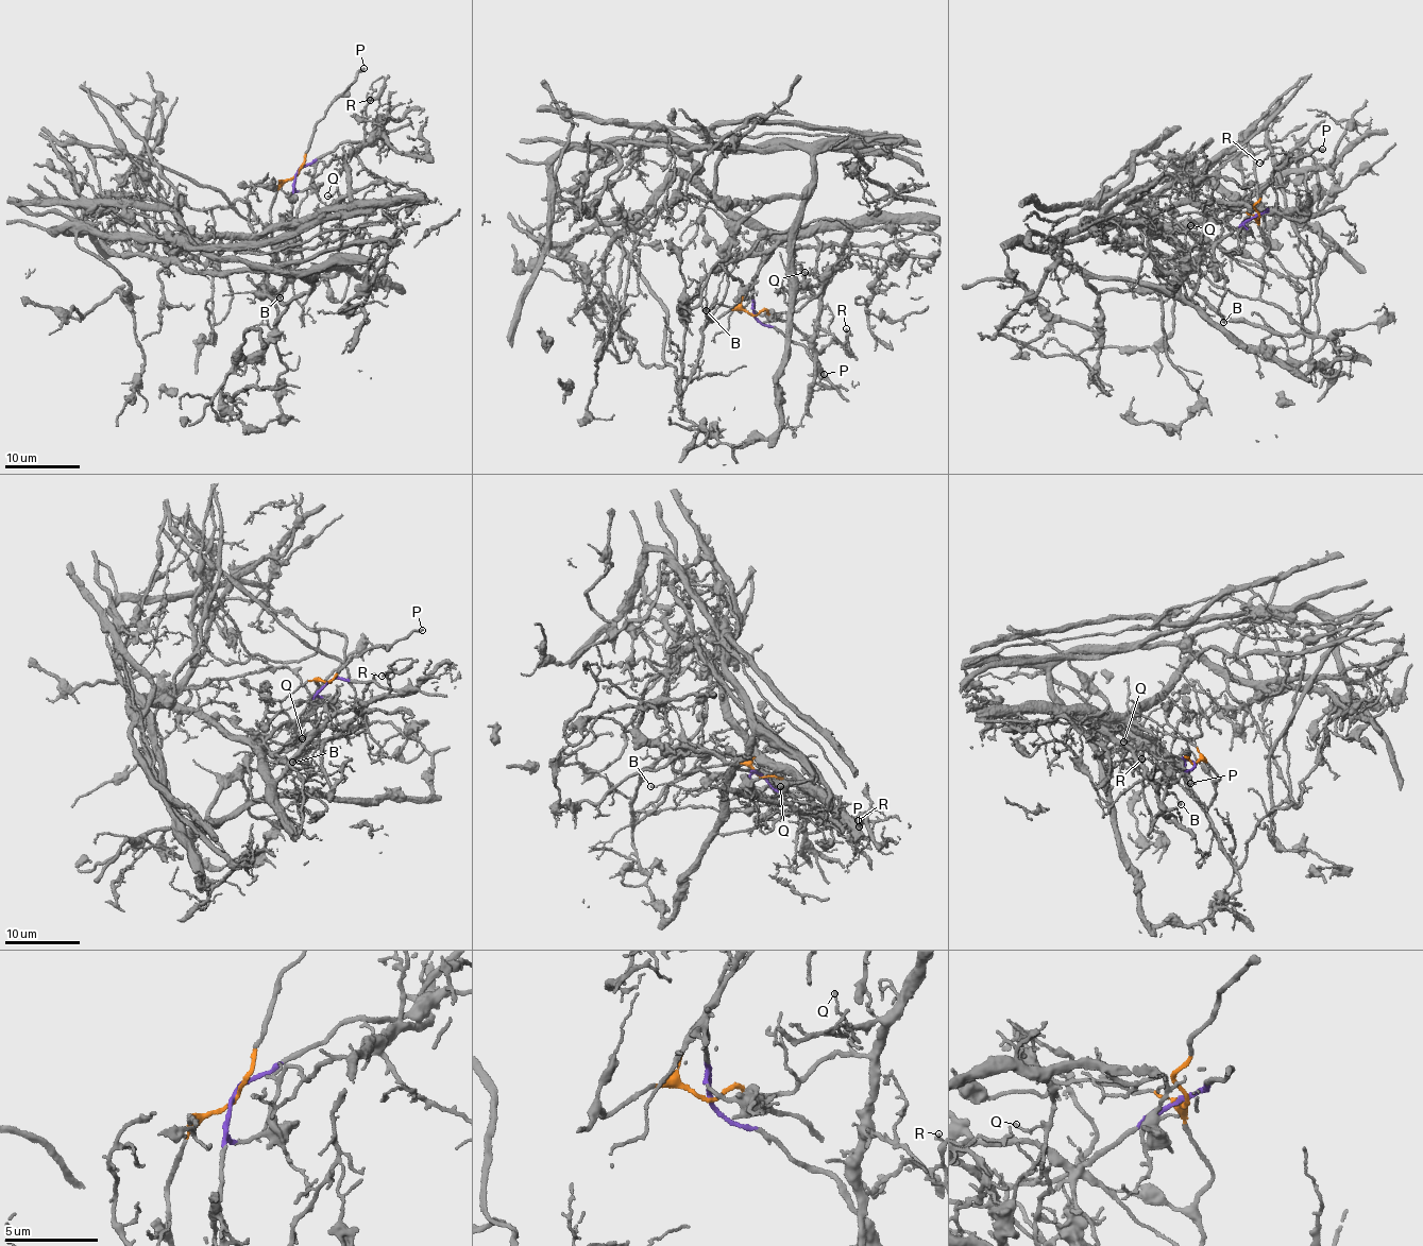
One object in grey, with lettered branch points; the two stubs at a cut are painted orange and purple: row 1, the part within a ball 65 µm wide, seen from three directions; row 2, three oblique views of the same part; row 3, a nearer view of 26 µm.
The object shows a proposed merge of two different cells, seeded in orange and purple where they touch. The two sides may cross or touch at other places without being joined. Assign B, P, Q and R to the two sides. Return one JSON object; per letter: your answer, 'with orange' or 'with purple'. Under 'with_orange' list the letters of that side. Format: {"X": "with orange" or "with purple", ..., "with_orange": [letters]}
{"B": "with purple", "P": "with orange", "Q": "with purple", "R": "with purple", "with_orange": ["P"]}

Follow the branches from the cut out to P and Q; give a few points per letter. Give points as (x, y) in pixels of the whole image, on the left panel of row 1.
P: (297, 174), (314, 124), (365, 67)
Q: (297, 174), (292, 187), (307, 188), (319, 161), (327, 166), (341, 157), (337, 186), (326, 195)

